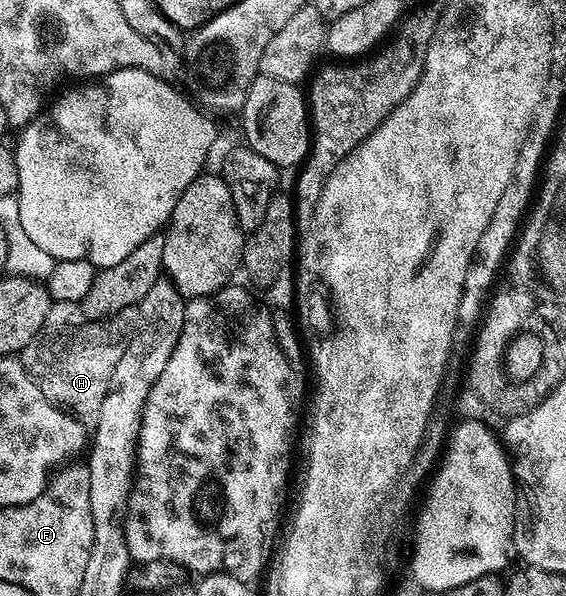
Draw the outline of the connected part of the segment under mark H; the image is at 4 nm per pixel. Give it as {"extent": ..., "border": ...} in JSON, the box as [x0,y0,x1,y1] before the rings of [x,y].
{"extent":[20,302,135,417],"border":[[[55,302],[40,333],[21,351],[20,358],[26,372],[51,403],[78,417],[94,417],[112,388],[116,365],[124,357],[135,328],[133,310],[121,311],[109,319],[88,319],[80,317],[75,304]]]}

